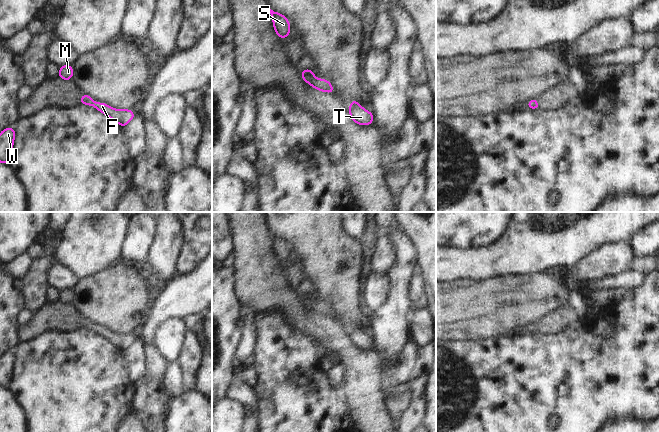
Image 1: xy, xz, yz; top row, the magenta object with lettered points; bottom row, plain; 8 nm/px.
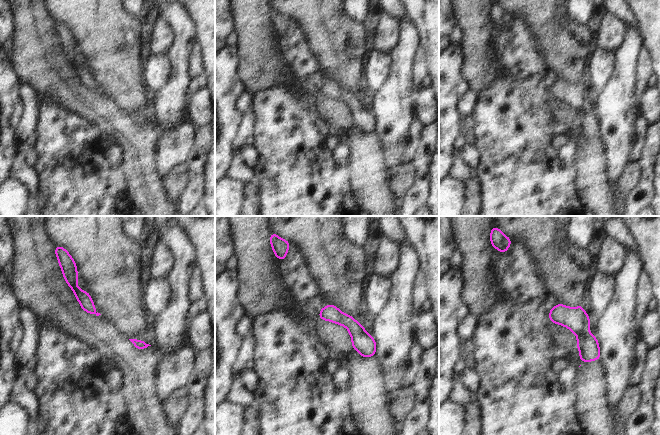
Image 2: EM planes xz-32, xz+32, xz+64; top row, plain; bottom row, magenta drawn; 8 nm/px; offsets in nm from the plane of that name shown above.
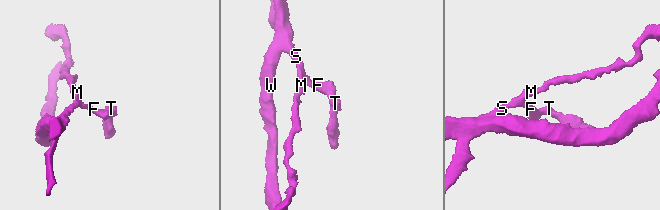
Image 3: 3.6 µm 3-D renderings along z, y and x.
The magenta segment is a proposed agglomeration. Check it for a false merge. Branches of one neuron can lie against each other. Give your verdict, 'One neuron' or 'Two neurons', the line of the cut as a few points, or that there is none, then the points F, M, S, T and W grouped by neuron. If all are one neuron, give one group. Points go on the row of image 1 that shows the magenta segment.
One neuron. No split. Groups: F M S T W

